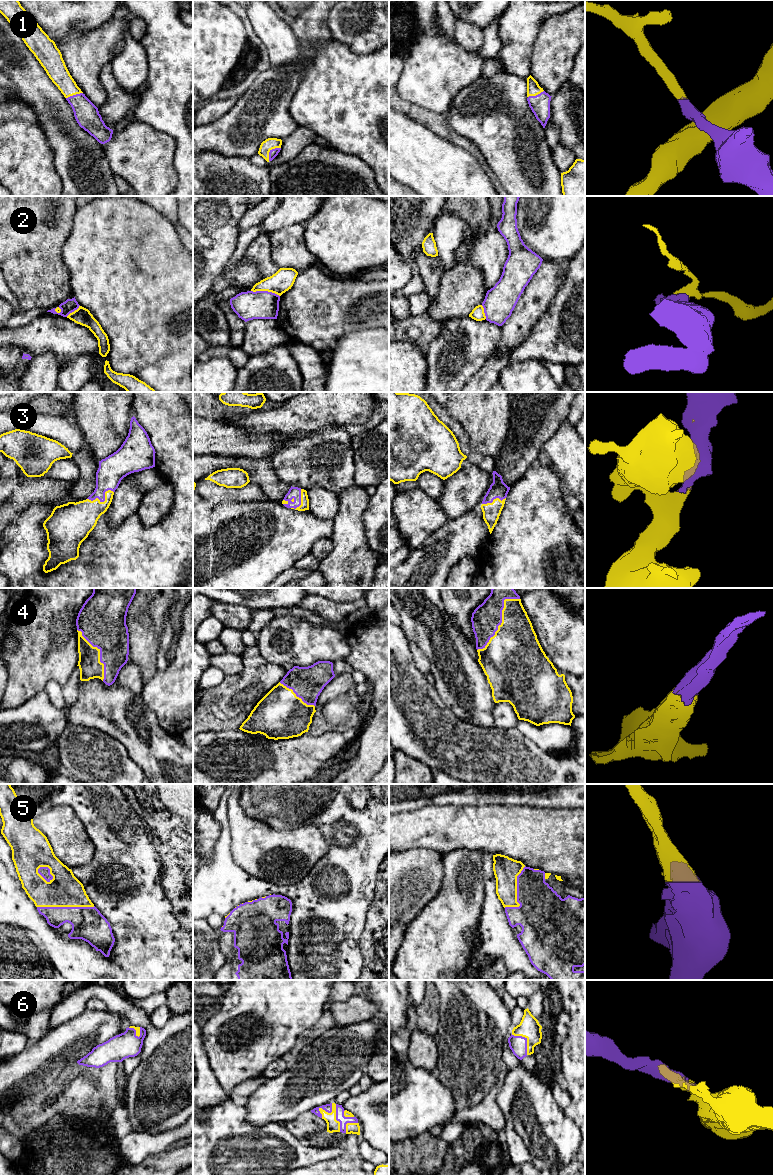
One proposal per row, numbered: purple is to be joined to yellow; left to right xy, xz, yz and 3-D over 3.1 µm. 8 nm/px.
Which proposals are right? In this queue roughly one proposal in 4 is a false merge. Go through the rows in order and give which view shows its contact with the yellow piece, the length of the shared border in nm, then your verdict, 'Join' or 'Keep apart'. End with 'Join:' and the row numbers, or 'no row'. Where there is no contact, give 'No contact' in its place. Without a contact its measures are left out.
1: Touches yellow in xz. Shared border 150 nm. Join
2: Touches yellow in xz. Shared border 240 nm. Keep apart
3: Touches yellow in xy. Shared border 220 nm. Join
4: Touches yellow in yz. Shared border 550 nm. Join
5: Touches yellow in xy. Shared border 460 nm. Join
6: Touches yellow in yz. Shared border 220 nm. Join
Join: 1, 3, 4, 5, 6

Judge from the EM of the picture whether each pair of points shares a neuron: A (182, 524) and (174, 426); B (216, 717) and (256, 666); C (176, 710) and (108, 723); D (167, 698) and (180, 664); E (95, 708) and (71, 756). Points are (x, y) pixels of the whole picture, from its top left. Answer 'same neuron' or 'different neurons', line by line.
A: same neuron
B: same neuron
C: different neurons
D: same neuron
E: different neurons

